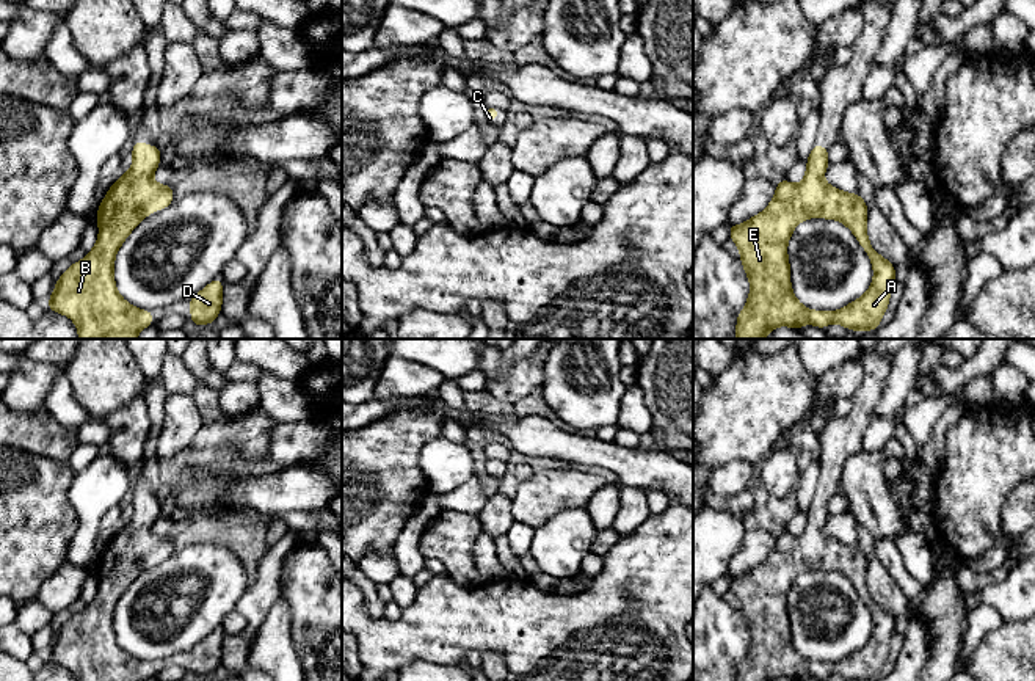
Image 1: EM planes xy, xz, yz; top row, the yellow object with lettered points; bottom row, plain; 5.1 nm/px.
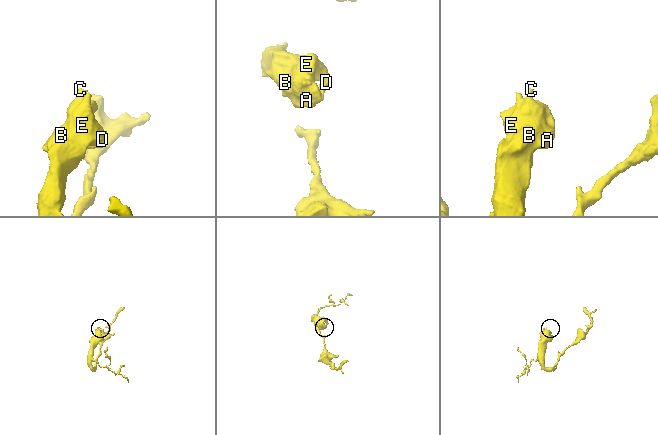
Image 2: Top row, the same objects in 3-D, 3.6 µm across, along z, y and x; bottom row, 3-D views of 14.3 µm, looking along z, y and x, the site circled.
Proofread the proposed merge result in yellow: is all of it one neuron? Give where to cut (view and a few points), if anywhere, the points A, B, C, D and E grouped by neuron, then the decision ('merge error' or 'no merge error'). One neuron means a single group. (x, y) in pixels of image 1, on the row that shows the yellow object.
no cut | A B C D E | no merge error

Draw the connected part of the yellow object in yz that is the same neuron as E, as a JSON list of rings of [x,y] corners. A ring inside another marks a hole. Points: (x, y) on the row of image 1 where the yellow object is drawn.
[[[814,144],[806,162],[806,176],[798,184],[786,177],[767,209],[743,224],[729,228],[731,240],[740,249],[740,262],[751,290],[746,306],[737,315],[735,339],[765,339],[776,326],[800,330],[804,323],[826,328],[841,323],[858,333],[872,331],[888,309],[895,267],[870,245],[866,221],[867,202],[858,193],[845,193],[826,184],[828,149]],[[820,217],[839,220],[856,237],[873,267],[869,290],[839,311],[812,311],[794,295],[787,242],[800,221]]]

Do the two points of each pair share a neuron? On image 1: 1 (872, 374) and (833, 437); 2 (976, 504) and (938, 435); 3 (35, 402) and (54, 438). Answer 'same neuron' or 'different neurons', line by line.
1: same neuron
2: different neurons
3: different neurons

